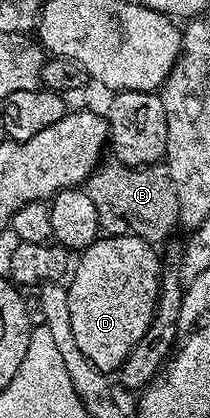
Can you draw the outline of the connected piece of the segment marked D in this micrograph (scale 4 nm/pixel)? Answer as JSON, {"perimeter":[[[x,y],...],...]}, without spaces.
{"perimeter":[[[101,236],[88,249],[79,254],[80,262],[75,262],[70,273],[66,288],[70,299],[70,327],[74,331],[74,340],[78,343],[78,351],[94,363],[106,375],[115,374],[138,339],[146,335],[156,314],[160,300],[160,275],[162,264],[156,258],[156,253],[149,242],[137,237]]]}

